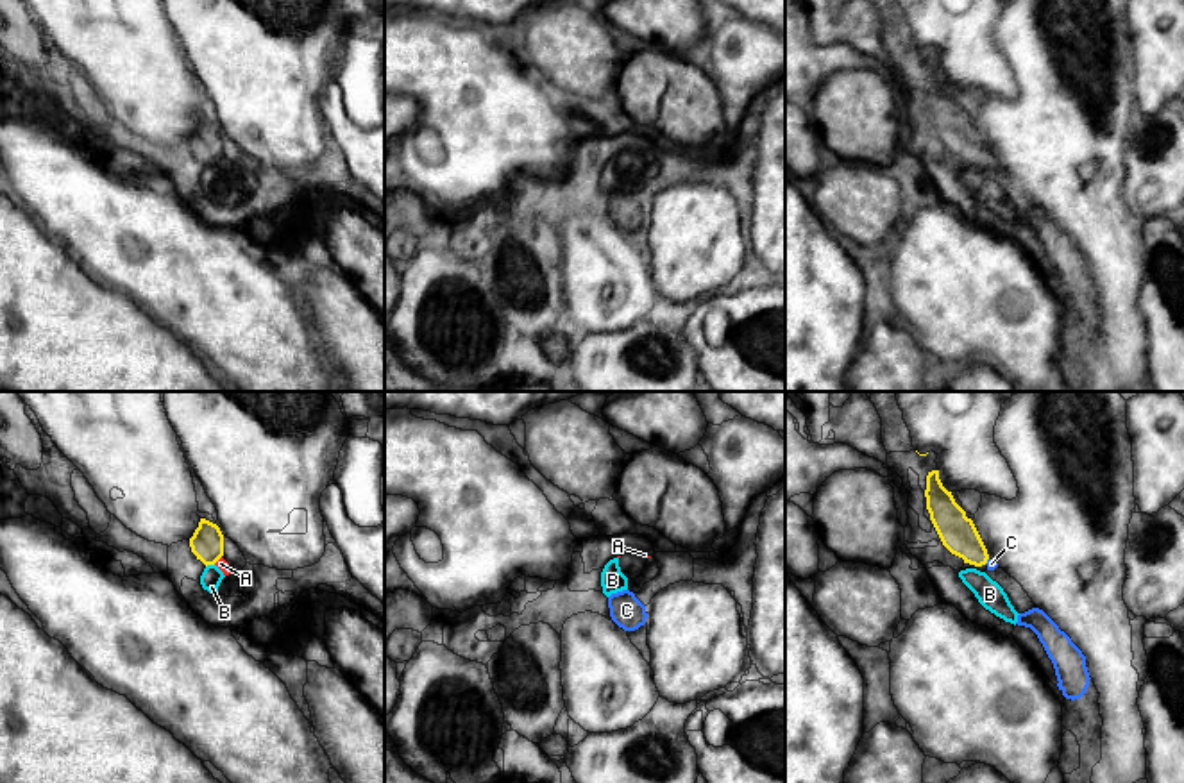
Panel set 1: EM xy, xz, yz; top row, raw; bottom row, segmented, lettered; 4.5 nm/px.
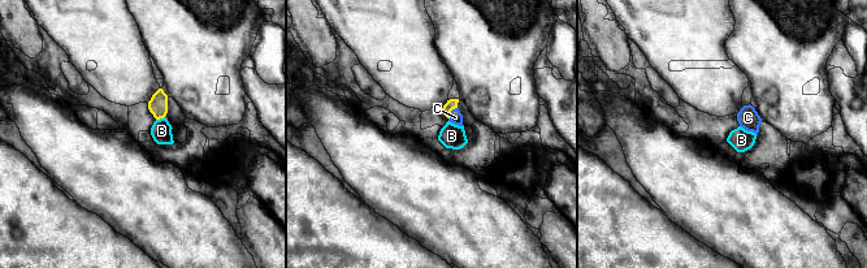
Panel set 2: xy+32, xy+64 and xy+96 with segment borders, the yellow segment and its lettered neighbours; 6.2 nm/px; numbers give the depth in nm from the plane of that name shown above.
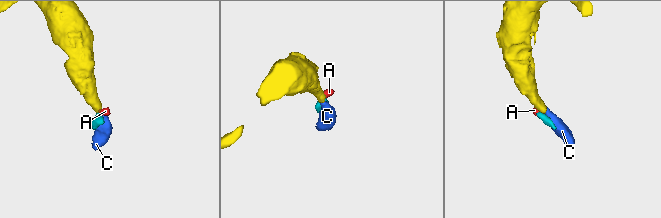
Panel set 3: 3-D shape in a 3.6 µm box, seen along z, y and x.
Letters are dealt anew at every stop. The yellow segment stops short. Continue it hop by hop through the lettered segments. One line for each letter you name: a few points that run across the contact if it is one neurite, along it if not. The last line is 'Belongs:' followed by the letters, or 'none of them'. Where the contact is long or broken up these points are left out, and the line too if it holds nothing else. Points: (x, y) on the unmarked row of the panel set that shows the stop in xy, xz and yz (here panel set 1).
C: Line: yz (957, 133), (986, 161), (991, 163)
Belongs: C

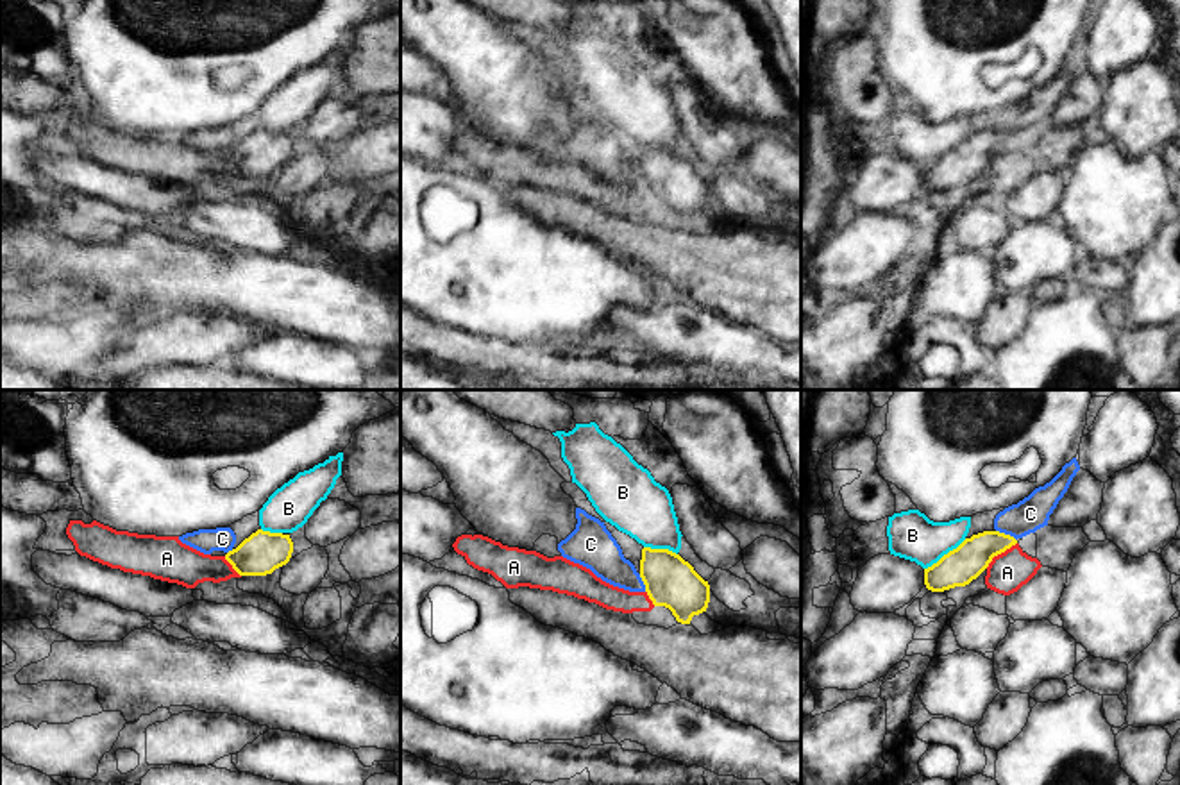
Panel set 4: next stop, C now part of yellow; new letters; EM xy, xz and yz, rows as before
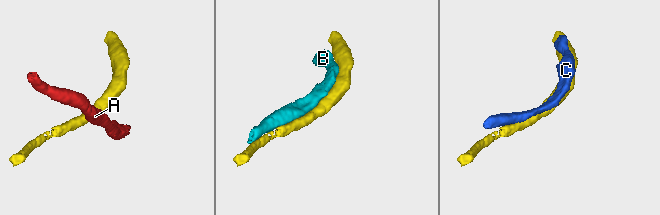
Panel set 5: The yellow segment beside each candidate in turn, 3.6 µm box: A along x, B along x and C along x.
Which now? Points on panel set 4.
Belongs: none of them

